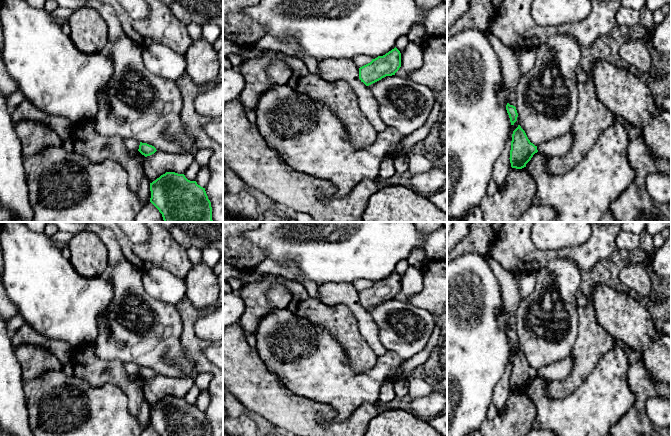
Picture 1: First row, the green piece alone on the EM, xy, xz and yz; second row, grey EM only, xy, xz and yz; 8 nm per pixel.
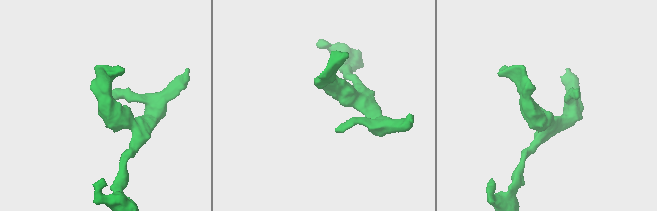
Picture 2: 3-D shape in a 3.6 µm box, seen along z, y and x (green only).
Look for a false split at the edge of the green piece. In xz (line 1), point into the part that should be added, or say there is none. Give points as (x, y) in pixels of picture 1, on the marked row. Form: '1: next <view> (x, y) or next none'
1: next none

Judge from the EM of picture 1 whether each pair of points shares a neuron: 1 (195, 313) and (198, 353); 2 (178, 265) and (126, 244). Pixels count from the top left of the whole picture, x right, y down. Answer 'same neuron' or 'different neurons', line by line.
1: same neuron
2: same neuron

